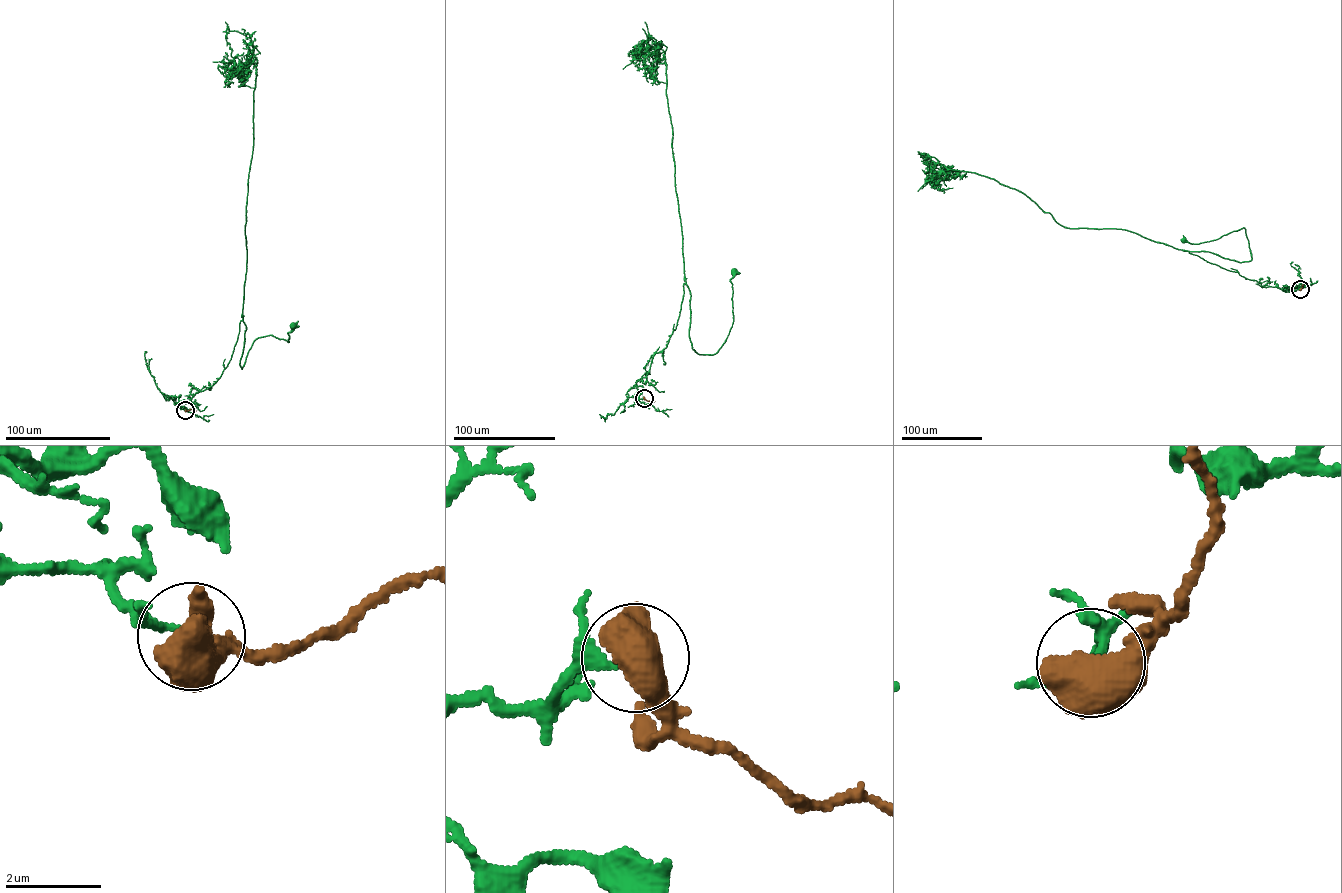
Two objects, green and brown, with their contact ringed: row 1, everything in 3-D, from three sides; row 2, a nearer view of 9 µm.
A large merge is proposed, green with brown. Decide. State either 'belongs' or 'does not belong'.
belongs

